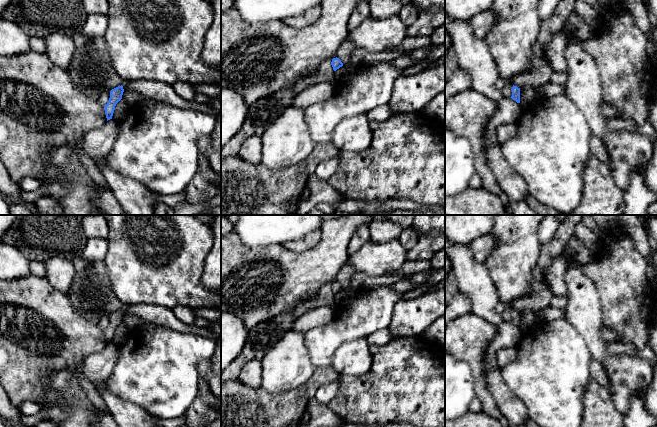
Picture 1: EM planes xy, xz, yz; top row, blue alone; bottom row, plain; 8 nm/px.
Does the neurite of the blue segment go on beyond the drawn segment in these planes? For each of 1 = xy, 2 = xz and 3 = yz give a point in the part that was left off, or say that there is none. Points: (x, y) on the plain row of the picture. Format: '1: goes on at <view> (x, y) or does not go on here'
1: does not go on here
2: does not go on here
3: does not go on here

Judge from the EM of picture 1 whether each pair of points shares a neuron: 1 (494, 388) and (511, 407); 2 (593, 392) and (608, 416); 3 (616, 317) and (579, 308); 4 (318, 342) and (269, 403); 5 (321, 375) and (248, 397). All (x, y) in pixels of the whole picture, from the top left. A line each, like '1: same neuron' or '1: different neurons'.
1: same neuron
2: same neuron
3: different neurons
4: different neurons
5: same neuron

